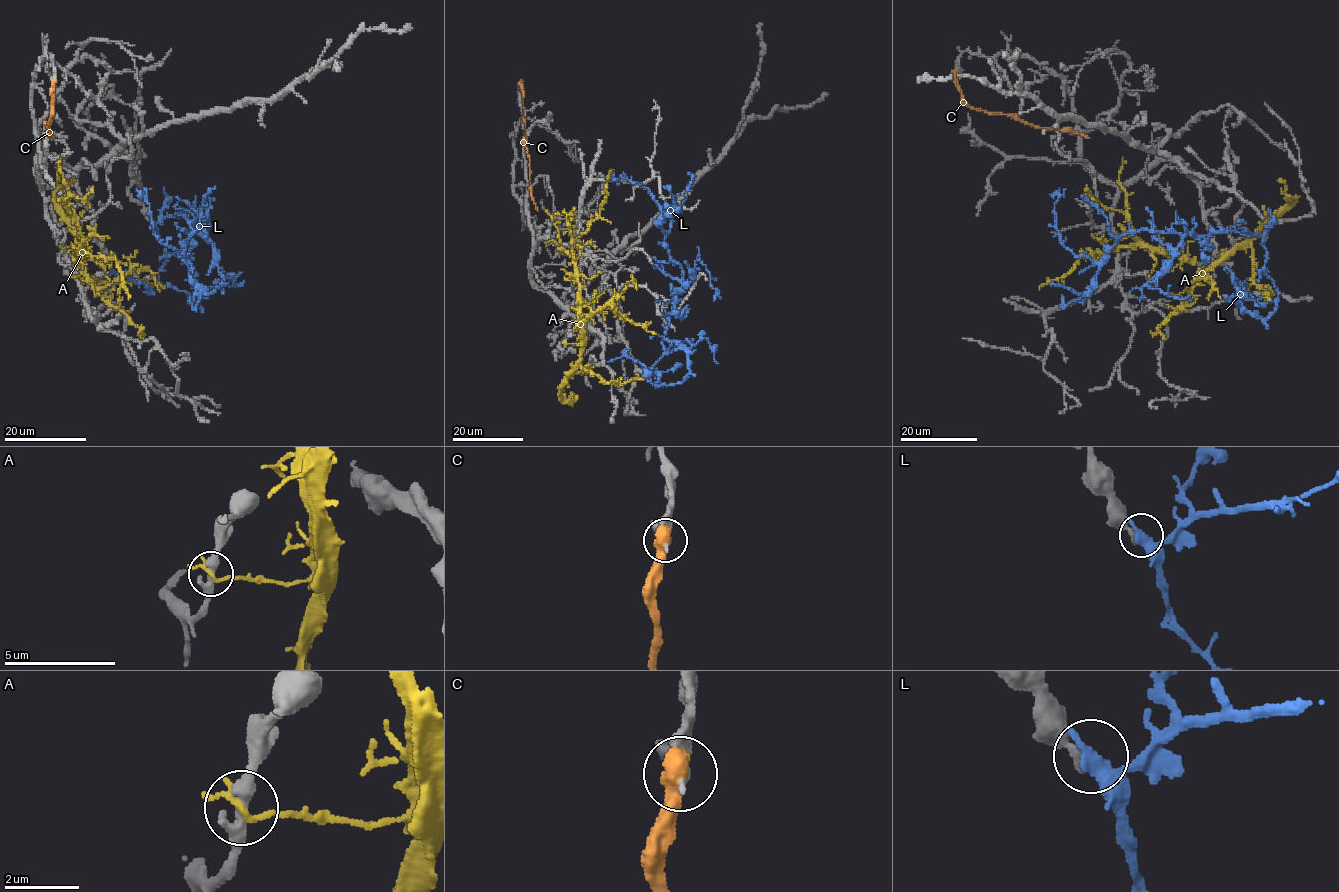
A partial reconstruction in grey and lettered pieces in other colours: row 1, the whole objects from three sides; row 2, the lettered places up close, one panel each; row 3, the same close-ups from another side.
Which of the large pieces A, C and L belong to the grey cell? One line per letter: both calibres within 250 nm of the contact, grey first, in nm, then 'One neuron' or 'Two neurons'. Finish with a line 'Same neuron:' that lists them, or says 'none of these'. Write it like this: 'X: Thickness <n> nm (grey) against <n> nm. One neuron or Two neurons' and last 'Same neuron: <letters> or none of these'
A: Thickness 360 nm (grey) against 170 nm. Two neurons
C: Thickness 280 nm (grey) against 650 nm. Two neurons
L: Thickness 320 nm (grey) against 320 nm. Two neurons
Same neuron: none of these

